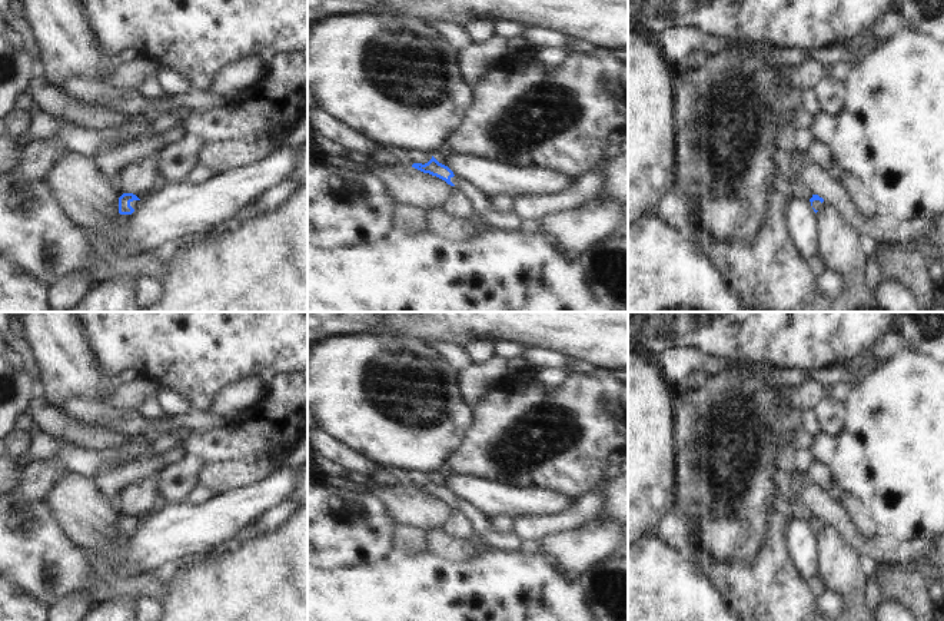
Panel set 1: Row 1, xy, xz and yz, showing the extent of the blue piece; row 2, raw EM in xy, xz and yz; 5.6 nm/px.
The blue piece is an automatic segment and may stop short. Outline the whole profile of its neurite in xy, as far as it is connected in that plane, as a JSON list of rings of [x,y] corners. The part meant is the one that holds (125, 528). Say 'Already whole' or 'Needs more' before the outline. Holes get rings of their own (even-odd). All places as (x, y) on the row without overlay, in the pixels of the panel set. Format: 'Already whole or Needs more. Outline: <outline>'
Needs more. Outline: [[[123,514],[119,518],[119,534],[120,535],[132,535],[140,527],[142,527],[140,519],[133,514]]]

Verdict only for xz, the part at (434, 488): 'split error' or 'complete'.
split error

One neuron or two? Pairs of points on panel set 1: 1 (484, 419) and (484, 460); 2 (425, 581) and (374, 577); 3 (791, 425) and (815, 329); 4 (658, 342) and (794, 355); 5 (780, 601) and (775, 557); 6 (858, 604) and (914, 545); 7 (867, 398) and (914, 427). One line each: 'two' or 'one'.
1: one
2: one
3: two
4: one
5: one
6: two
7: one

